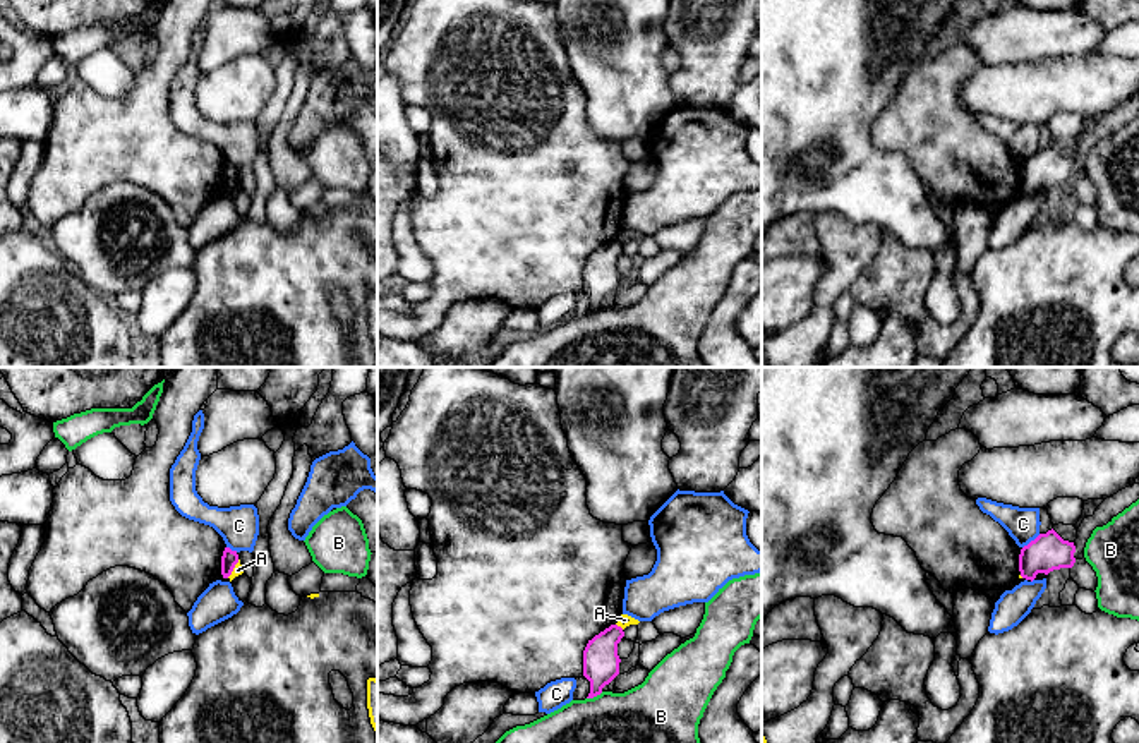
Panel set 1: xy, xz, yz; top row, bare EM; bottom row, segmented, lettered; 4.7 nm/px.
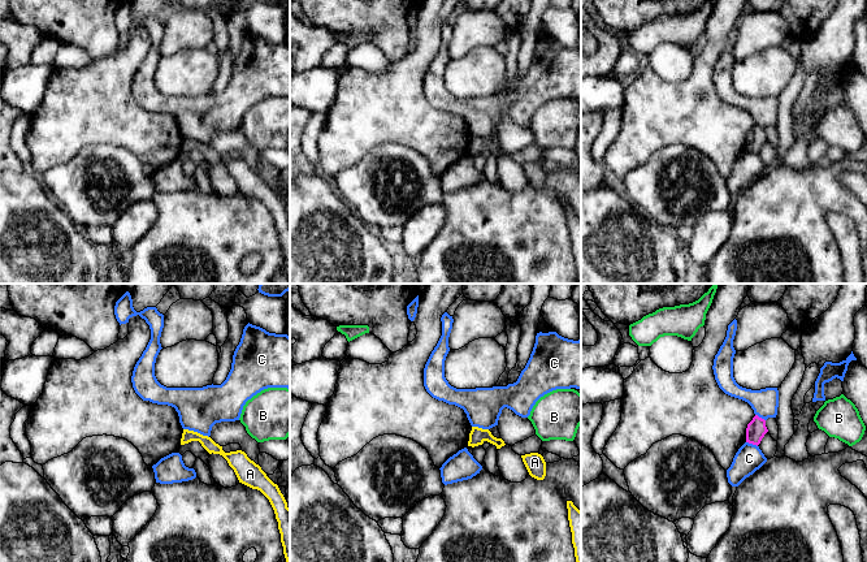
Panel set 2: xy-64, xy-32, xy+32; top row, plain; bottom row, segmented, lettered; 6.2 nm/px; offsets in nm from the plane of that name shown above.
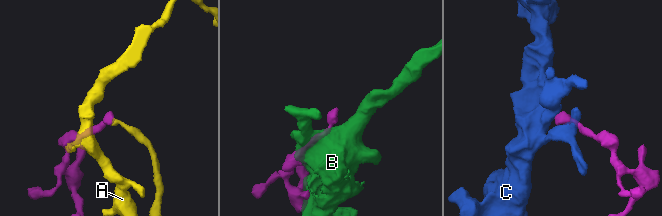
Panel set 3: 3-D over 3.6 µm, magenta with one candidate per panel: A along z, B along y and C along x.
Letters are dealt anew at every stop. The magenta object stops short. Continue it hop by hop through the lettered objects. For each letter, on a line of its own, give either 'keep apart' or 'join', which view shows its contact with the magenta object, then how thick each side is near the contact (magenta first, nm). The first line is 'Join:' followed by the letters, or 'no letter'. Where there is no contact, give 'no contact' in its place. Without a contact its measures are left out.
Join: no letter
A: keep apart; contact in xz; calibres 180 and 60 nm
B: keep apart; contact in xz; calibres 180 and 280 nm
C: keep apart; contact in yz; calibres 180 and 160 nm

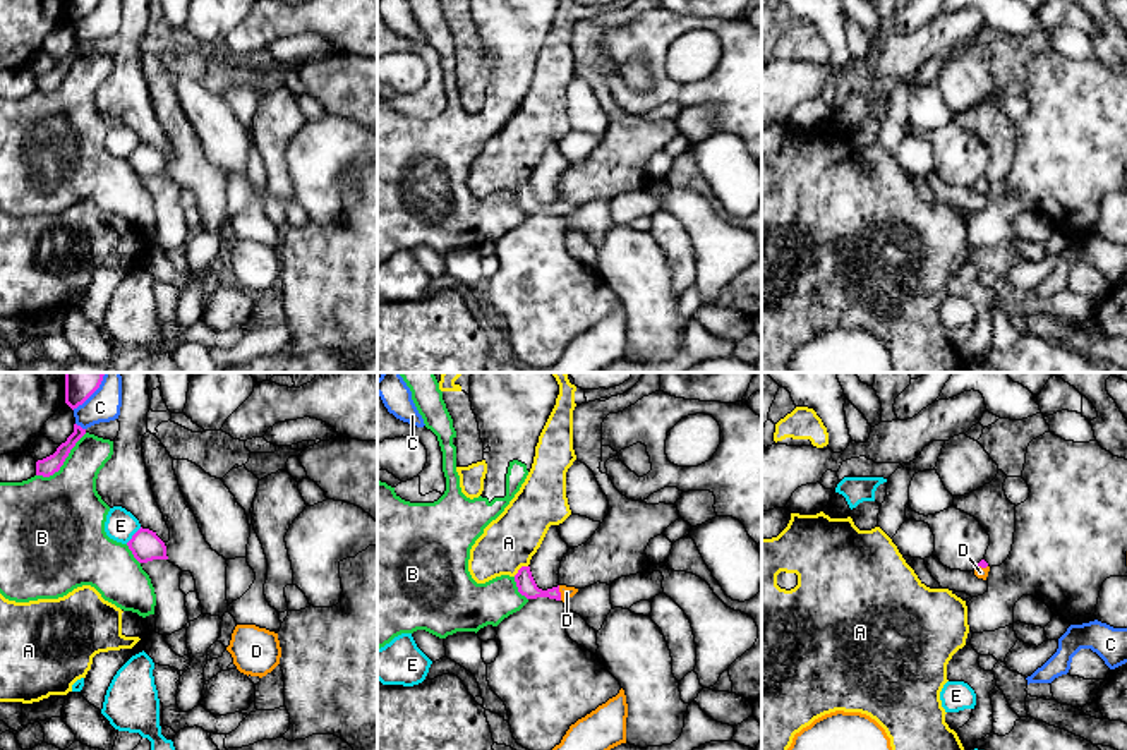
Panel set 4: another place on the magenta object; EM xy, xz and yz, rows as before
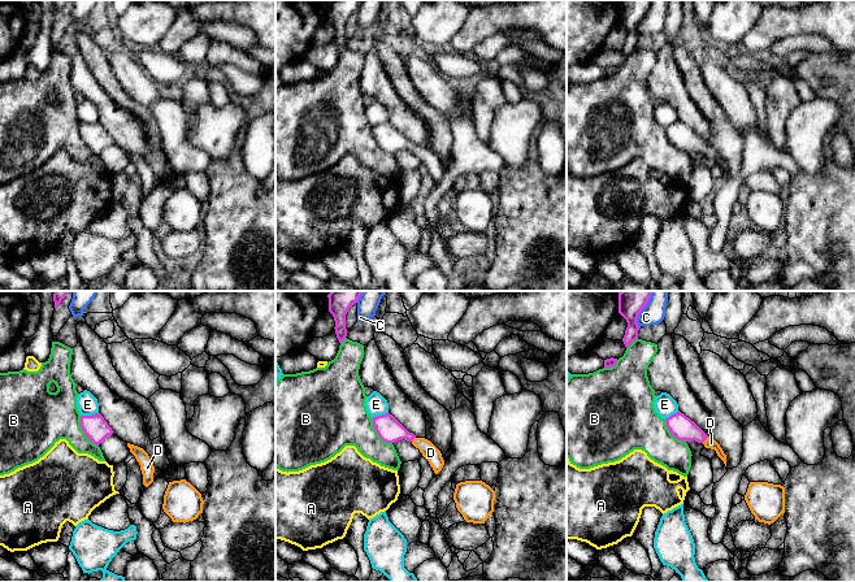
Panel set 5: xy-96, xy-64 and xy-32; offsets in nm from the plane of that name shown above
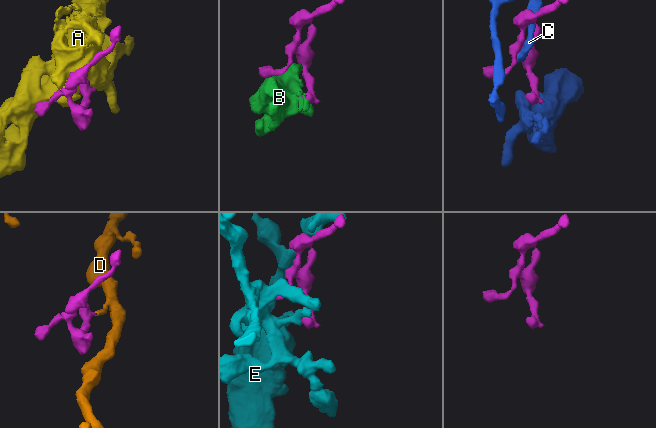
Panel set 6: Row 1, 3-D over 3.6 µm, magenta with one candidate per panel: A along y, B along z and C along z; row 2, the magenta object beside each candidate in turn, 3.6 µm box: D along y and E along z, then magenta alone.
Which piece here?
Join: D
A: keep apart; contact in xz; calibres 90 and 260 nm
B: keep apart; contact in xy; calibres 90 and 380 nm
C: keep apart; contact in xy; calibres 180 and 160 nm
D: join; contact in xz; calibres 90 and 60 nm
E: keep apart; contact in xy; calibres 140 and 150 nm

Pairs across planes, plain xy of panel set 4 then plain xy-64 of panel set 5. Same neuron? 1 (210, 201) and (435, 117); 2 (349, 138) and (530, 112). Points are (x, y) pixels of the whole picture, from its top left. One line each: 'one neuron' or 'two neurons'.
1: one neuron
2: one neuron

